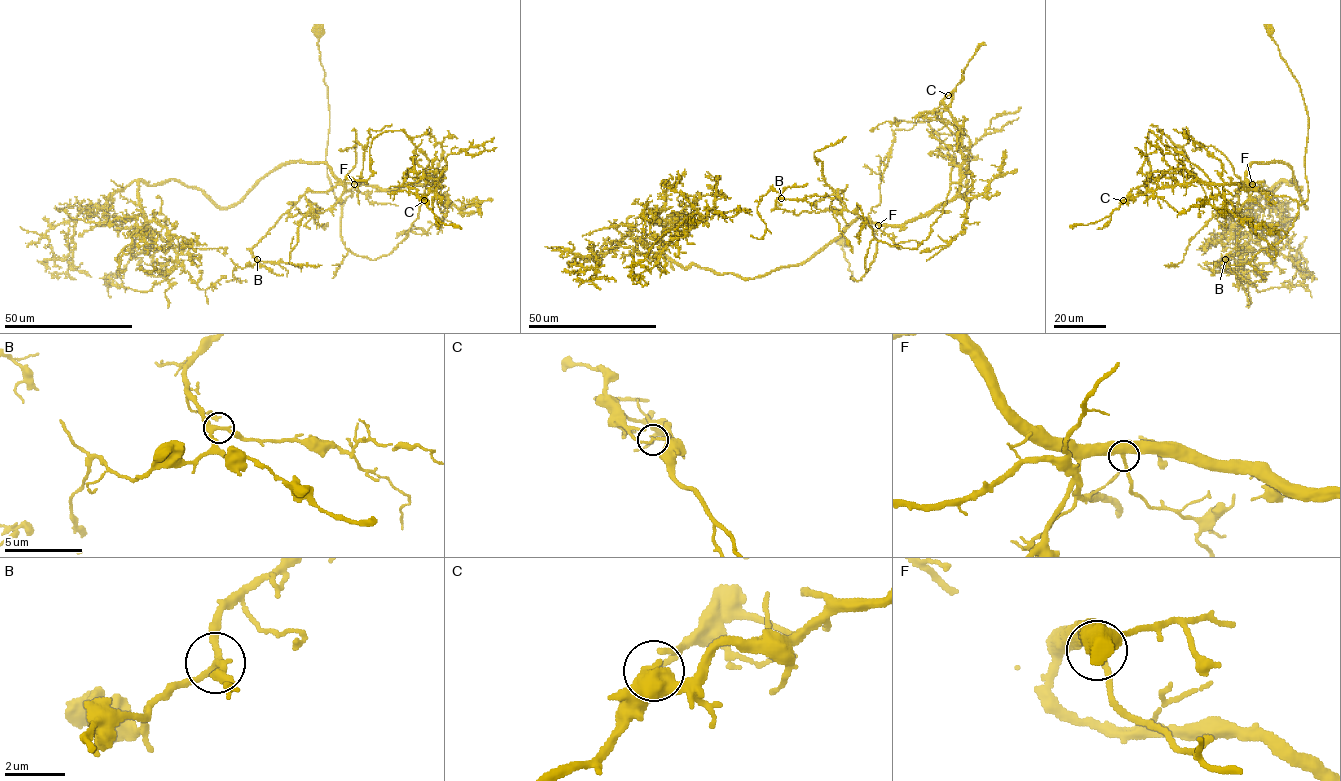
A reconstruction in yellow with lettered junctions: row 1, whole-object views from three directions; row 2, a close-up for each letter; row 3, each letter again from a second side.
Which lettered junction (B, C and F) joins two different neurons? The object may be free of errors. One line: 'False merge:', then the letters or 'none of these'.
False merge: C

